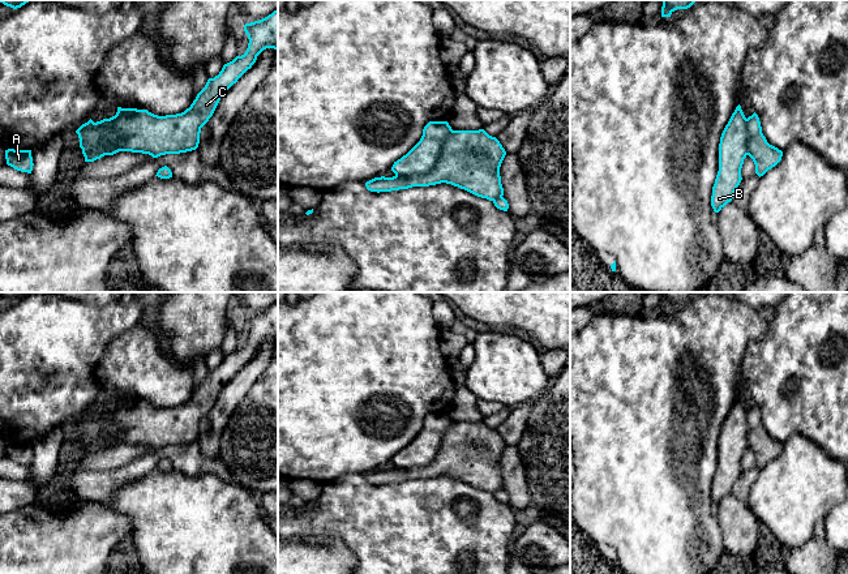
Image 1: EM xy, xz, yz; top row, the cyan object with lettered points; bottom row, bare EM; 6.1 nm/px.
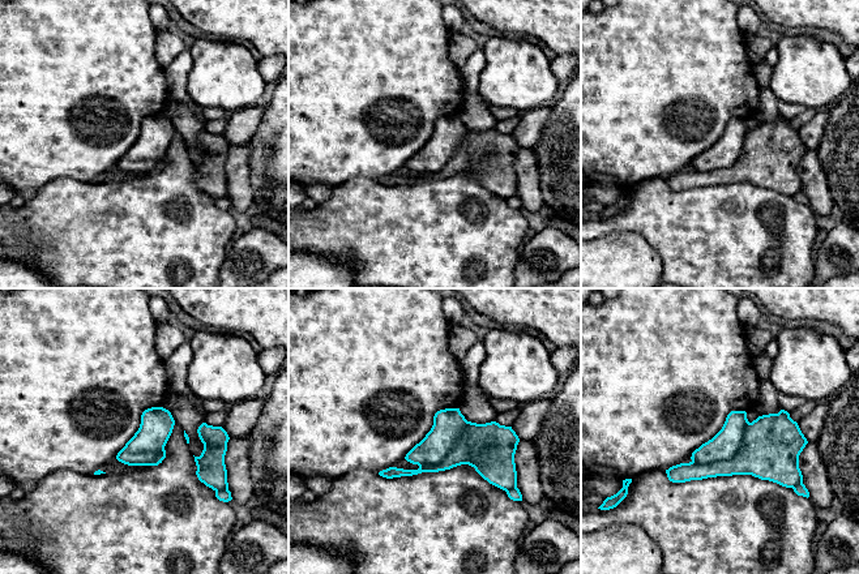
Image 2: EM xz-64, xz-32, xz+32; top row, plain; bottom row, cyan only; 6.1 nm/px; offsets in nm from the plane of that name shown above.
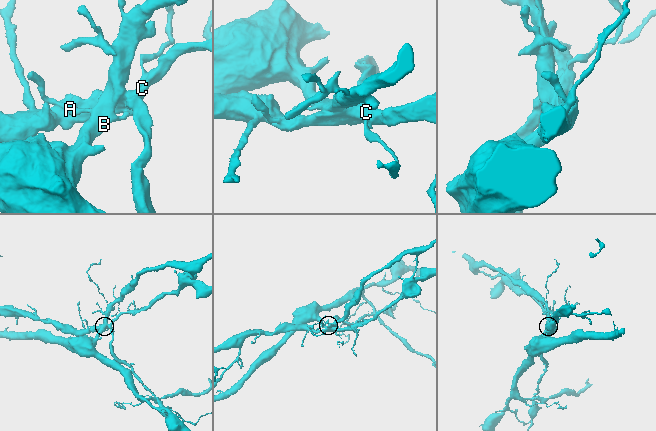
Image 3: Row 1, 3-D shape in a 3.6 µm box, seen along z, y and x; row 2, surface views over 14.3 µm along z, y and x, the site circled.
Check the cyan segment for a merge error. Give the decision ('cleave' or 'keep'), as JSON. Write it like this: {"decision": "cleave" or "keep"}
{"decision": "cleave"}

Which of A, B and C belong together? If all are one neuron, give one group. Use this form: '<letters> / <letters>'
A B / C

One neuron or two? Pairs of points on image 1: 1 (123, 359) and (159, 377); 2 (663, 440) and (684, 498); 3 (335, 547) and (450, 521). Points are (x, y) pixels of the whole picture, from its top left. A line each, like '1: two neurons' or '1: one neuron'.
1: one neuron
2: one neuron
3: two neurons

